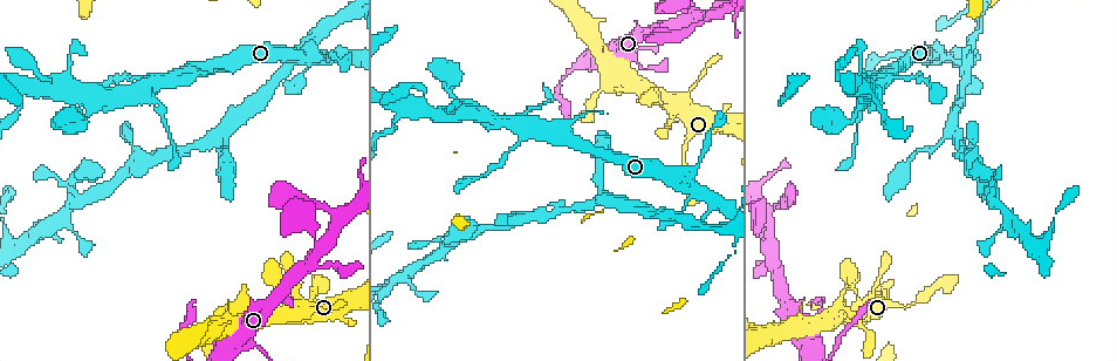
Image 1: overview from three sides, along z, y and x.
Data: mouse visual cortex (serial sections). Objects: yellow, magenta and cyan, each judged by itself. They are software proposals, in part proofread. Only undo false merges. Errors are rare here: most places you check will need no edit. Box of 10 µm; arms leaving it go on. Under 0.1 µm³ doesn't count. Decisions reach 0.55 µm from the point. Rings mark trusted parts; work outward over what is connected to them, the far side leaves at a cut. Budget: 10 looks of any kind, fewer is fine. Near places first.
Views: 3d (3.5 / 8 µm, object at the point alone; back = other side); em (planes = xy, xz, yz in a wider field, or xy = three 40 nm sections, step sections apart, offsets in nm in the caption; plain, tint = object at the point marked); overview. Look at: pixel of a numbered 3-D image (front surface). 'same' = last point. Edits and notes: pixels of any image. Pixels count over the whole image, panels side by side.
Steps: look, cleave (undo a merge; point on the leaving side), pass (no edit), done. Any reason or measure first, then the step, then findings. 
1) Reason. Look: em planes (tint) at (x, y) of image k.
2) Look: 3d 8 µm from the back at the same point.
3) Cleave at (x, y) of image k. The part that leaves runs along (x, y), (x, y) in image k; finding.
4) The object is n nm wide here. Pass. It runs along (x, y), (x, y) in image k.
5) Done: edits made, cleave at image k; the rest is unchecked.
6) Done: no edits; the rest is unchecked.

A fork. Look: em xy step 3 (tint) at (677, 214) of image 1.

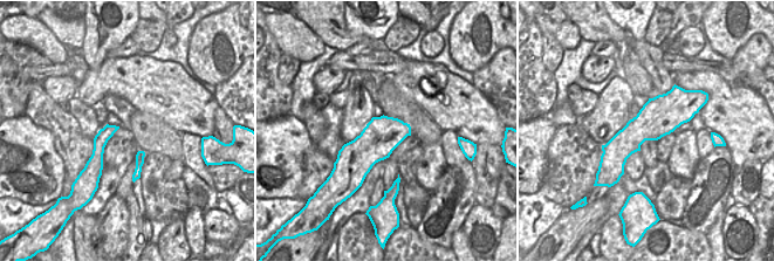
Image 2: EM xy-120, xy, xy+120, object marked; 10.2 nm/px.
See where the arms go. Look: 3d 3.5 µm at the same point.

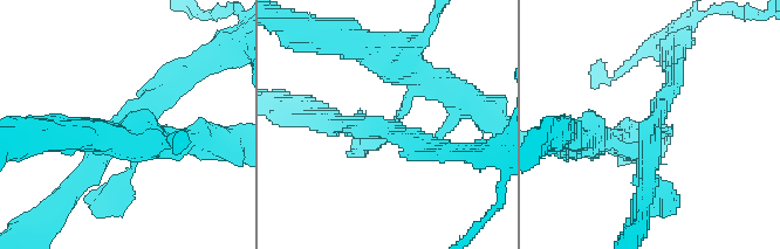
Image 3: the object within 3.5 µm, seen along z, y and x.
Pass. One cell here.

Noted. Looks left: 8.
Thick turns thin. Look: 3d 3.5 µm at (523, 127) of image 1.

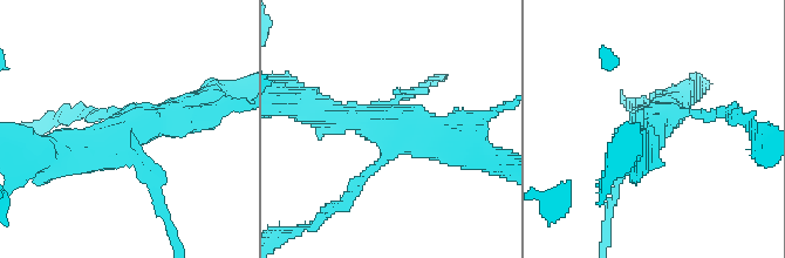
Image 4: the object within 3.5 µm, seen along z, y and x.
Now the EM. Look: em xy step 2 (tint) at (391, 126) of image 4.

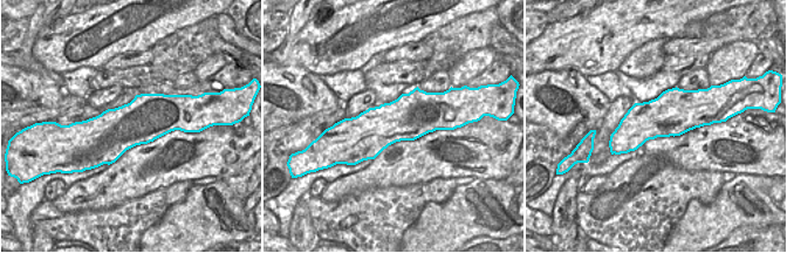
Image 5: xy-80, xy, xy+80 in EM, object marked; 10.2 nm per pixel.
Pass. It runs along (197, 104), (60, 155) in image 4; all the same cell.

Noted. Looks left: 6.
Four arms meet. Look: 3d 3.5 µm from the back at (422, 104) of image 1.

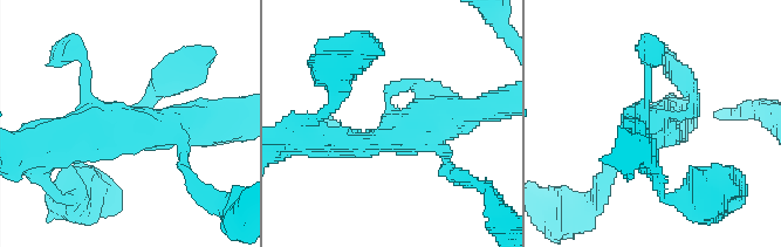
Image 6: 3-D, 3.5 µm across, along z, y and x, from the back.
4 arms meet here; the arms are 150, 150, 400, 400 nm wide; now the EM. Look: em xy step 1 (tint) at (394, 120) of image 6.

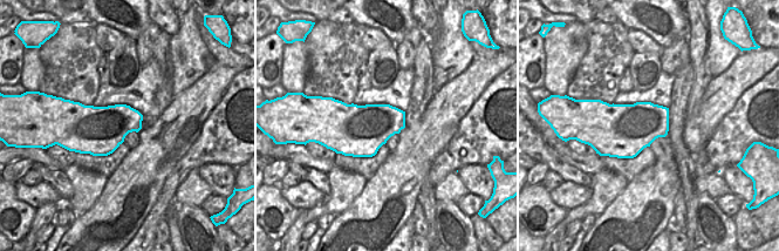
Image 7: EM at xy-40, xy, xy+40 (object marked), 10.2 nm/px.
Look: em planes (tint) at the same point.

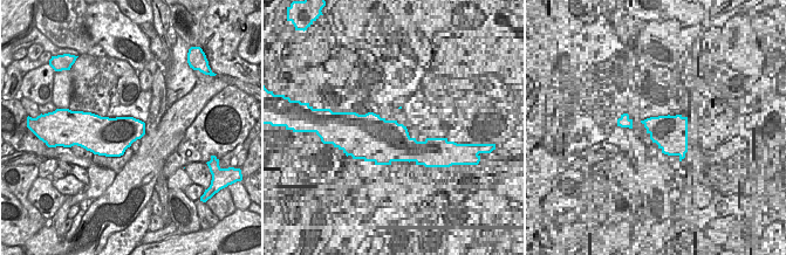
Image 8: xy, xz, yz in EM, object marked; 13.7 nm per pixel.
The object is 500 nm wide here. Pass. It runs along (329, 142), (368, 145), (480, 109) in image 6; all the same cell.

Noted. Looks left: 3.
Arms part here. Look: 3d 3.5 µm at (340, 221) of image 1.

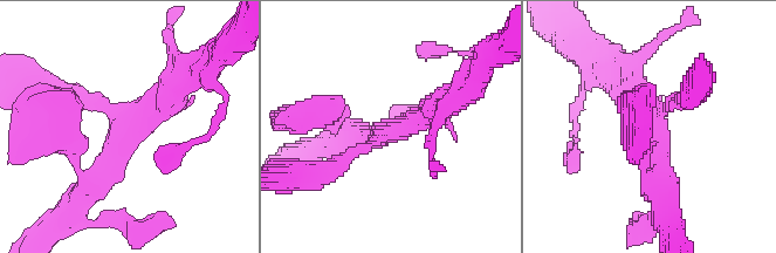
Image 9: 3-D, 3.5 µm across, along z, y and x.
3 arms meet here; the arms are 150, 300, 350 nm wide. Look: em xy step 3 (tint) at (654, 137) of image 9.

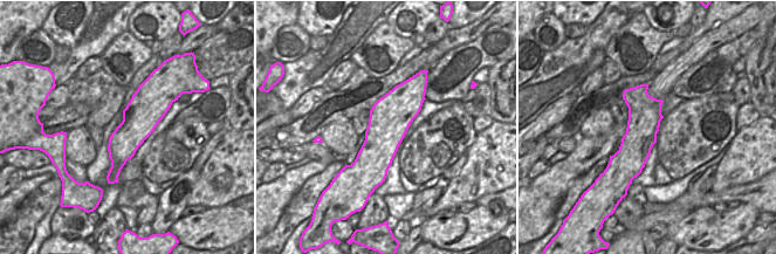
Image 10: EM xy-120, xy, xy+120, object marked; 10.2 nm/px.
Look: em xy step 5 (tint) at the same point.

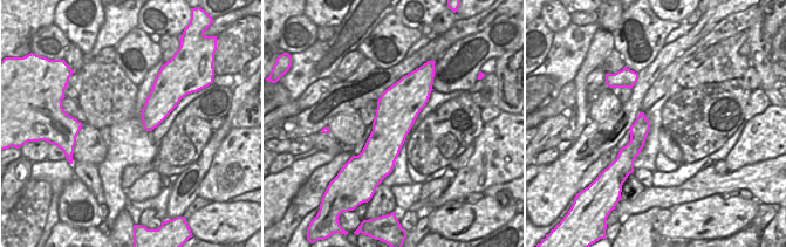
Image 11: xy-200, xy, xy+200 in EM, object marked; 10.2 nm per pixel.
Pass. It runs along (664, 196), (657, 117), (685, 100) in image 9; all the same cell.

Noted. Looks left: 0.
Done: no edits; the rest is unchecked.

